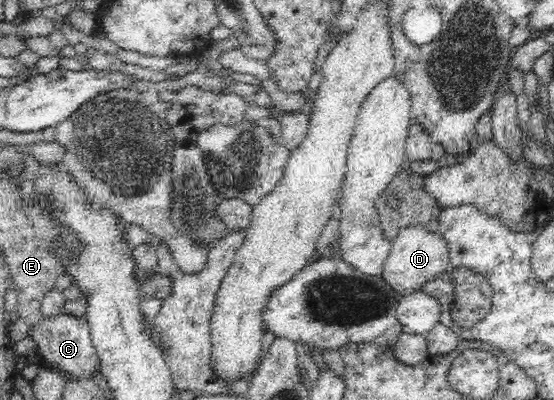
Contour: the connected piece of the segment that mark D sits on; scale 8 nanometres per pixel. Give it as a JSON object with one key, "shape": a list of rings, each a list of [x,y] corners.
{"shape":[[[404,227],[392,241],[390,256],[385,260],[381,276],[386,283],[400,295],[410,295],[410,292],[420,290],[420,287],[438,277],[442,272],[451,270],[449,246],[438,232],[432,233],[426,227]]]}

